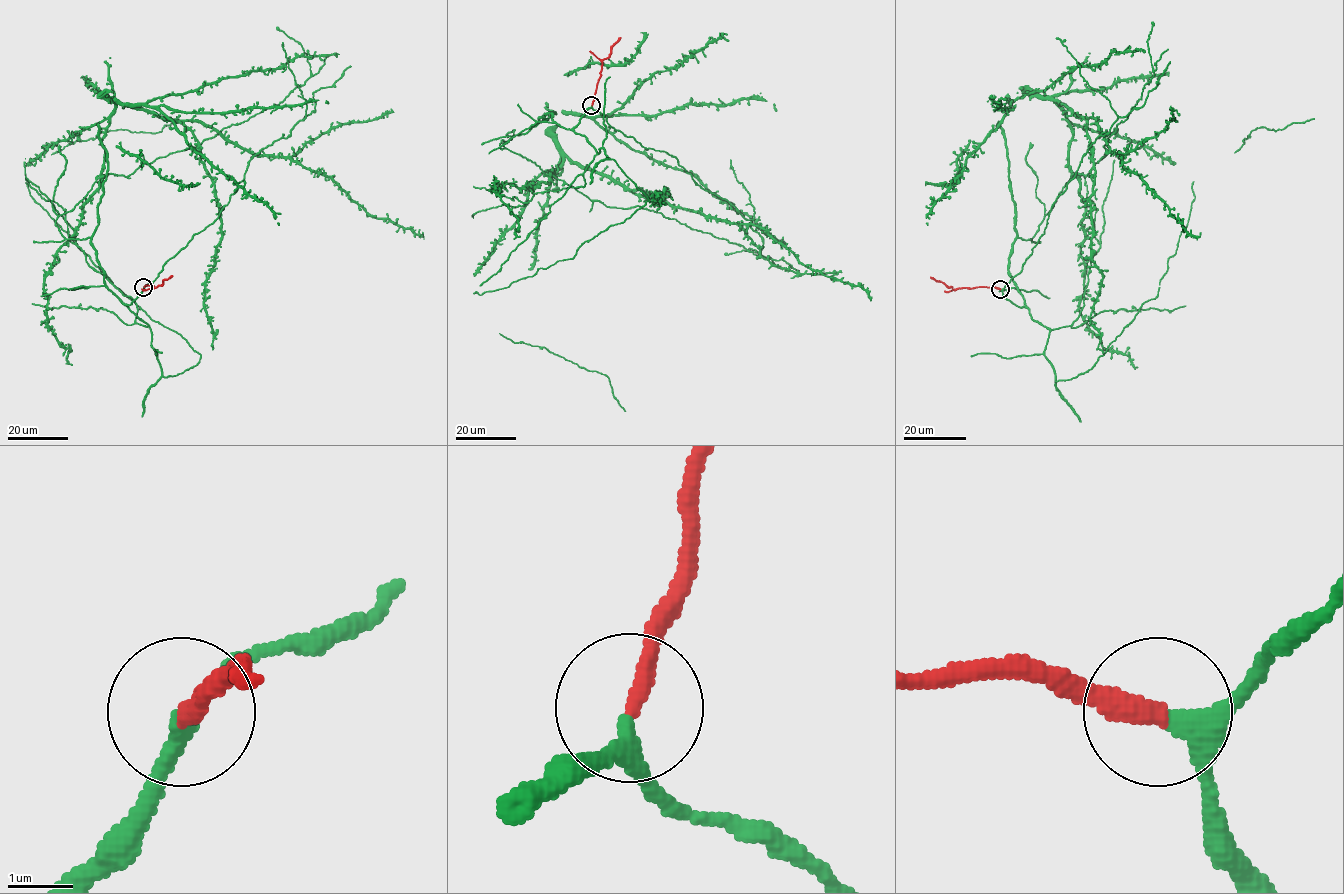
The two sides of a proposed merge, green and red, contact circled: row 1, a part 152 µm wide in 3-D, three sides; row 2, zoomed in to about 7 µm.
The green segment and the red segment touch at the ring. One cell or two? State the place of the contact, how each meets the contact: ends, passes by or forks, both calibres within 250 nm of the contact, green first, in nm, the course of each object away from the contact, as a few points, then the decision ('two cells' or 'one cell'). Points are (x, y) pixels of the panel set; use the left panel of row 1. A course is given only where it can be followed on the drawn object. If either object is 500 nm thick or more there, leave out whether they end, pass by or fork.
place (143, 287); green passes by; red ends; calibres 280 and 320 nm; course green (143, 287), (124, 304), (90, 237), (55, 224), (99, 175), (118, 102), (290, 158), (423, 232); course red (143, 287), (155, 288), (172, 275); one cell

